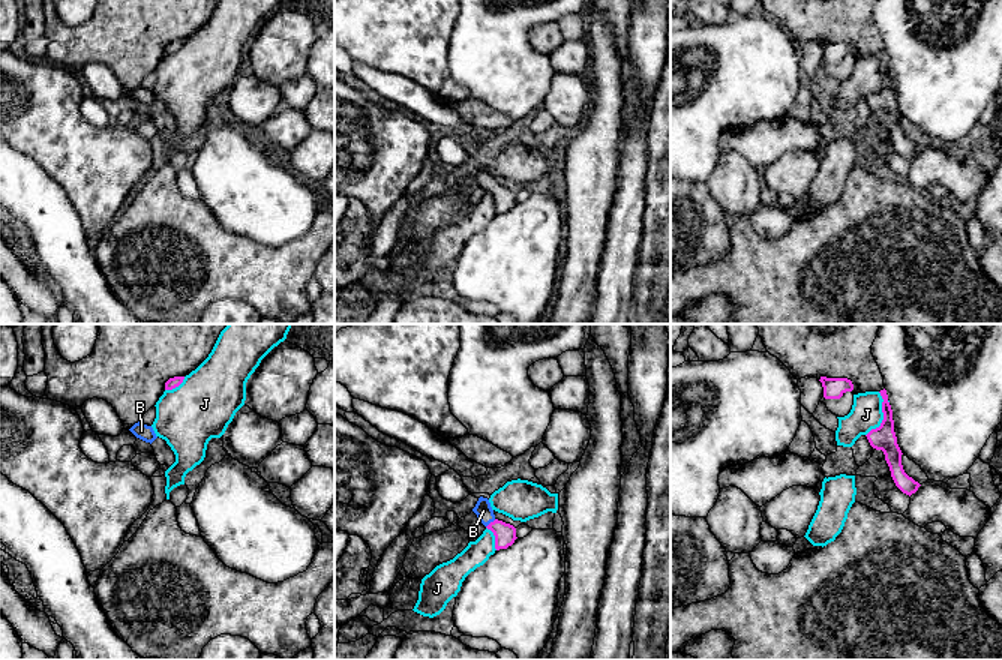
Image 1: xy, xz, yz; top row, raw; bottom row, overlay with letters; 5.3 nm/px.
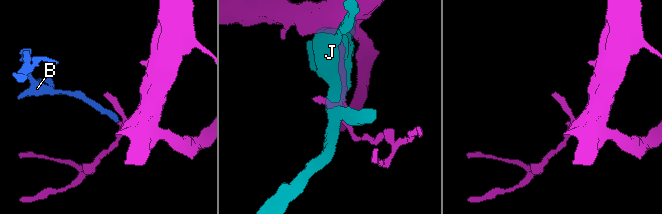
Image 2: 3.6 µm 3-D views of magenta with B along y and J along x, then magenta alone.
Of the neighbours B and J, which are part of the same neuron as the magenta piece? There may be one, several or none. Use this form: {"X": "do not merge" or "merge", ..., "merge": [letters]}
{"B": "merge", "J": "do not merge", "merge": ["B"]}

